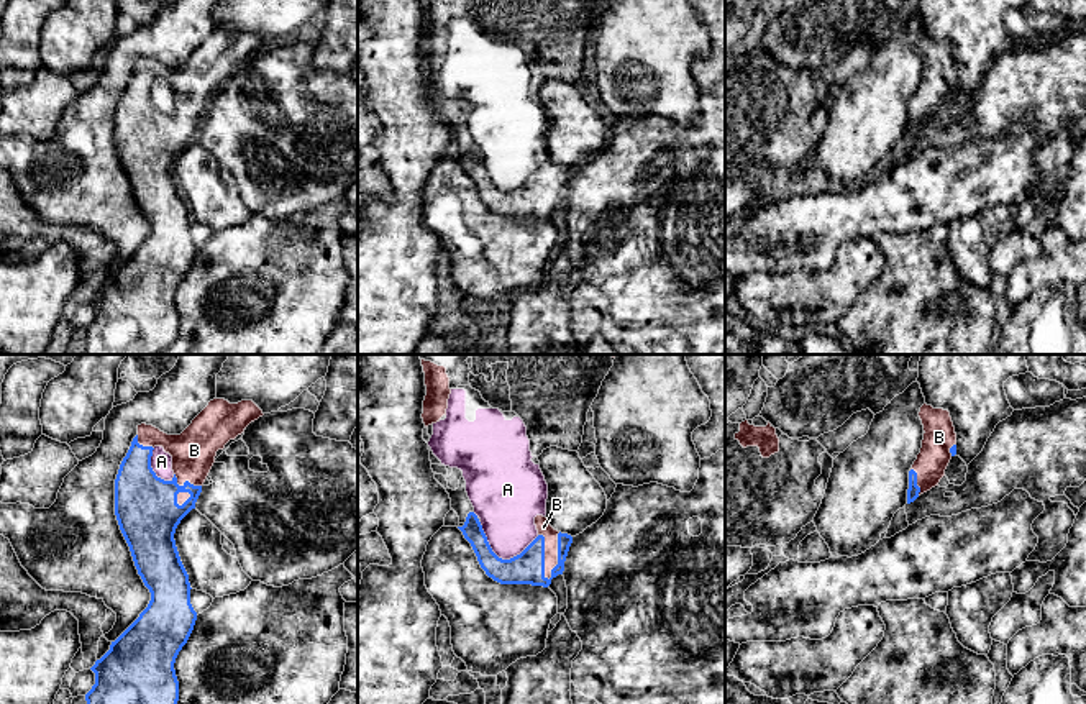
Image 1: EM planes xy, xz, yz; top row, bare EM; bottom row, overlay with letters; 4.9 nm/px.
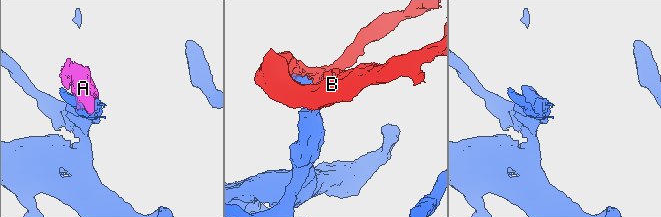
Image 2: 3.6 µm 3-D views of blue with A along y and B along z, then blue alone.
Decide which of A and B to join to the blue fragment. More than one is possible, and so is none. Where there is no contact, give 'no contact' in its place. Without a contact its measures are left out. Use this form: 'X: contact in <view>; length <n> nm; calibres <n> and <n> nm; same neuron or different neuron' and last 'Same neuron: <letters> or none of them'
A: contact in xz; length 300 nm; calibres 160 and 280 nm; same neuron
B: contact in xz; length 240 nm; calibres 160 and 70 nm; same neuron
Same neuron: A, B

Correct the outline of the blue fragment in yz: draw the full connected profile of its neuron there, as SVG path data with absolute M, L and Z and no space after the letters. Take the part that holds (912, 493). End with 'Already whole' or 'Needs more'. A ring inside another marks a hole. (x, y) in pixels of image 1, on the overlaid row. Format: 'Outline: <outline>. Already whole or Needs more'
Outline: M924 404L919 417L925 433L920 453L909 471L907 504L938 486L956 455L956 433L950 412Z. Needs more

